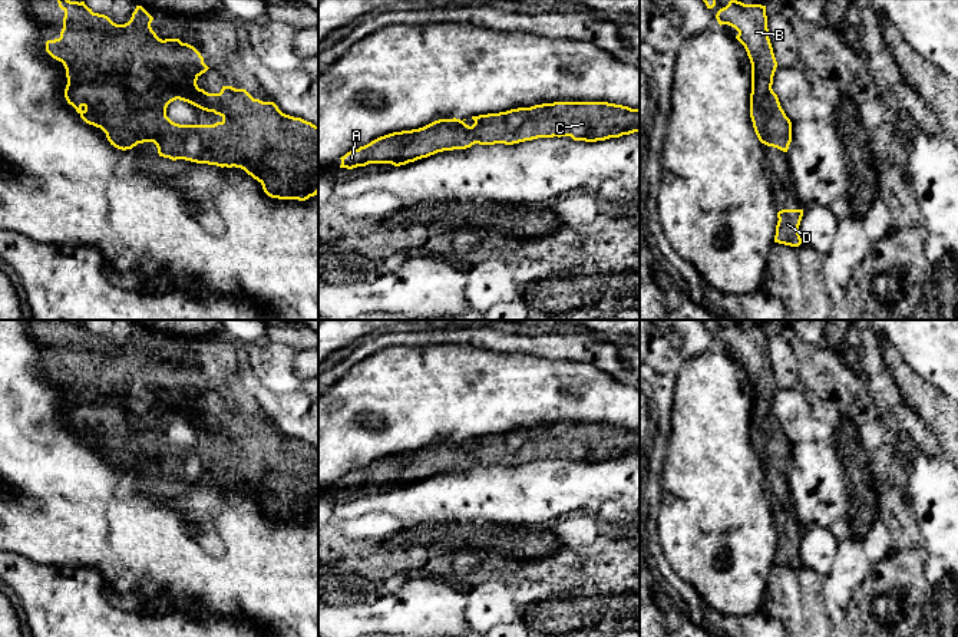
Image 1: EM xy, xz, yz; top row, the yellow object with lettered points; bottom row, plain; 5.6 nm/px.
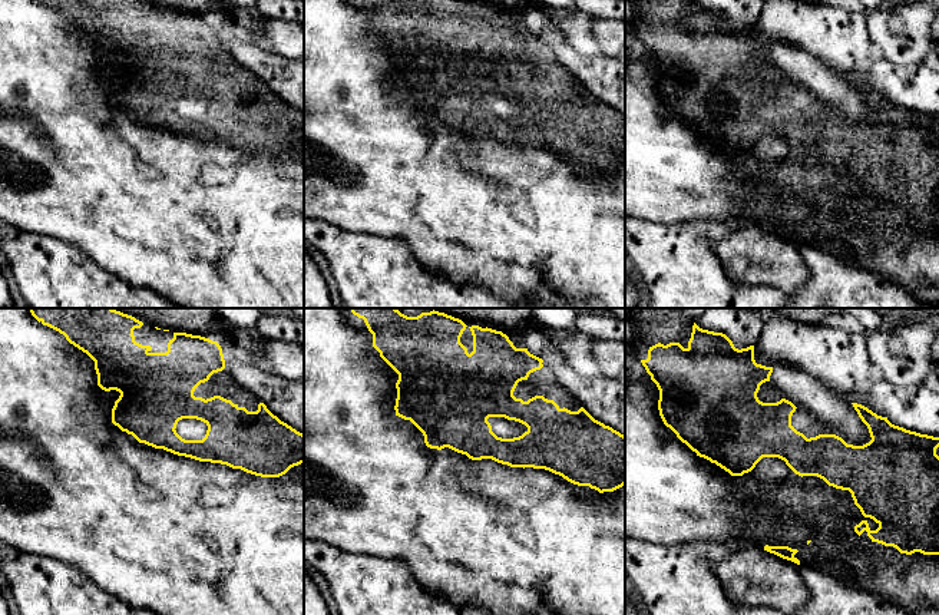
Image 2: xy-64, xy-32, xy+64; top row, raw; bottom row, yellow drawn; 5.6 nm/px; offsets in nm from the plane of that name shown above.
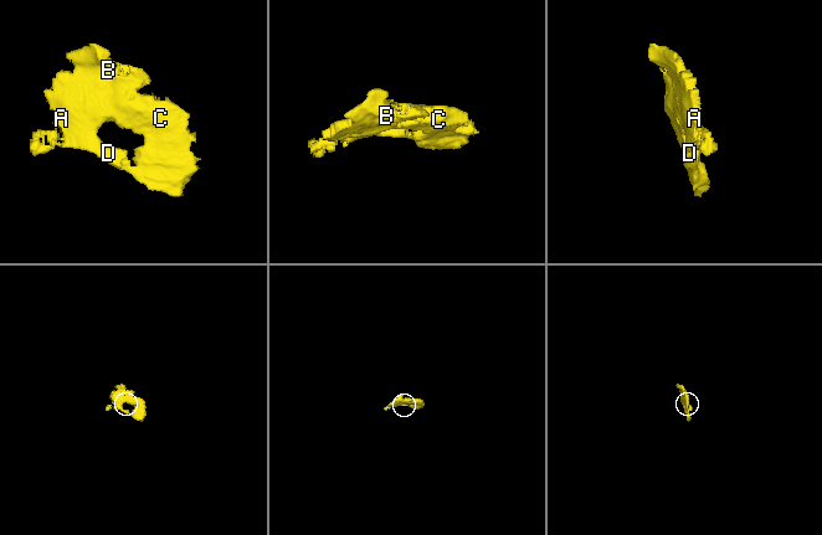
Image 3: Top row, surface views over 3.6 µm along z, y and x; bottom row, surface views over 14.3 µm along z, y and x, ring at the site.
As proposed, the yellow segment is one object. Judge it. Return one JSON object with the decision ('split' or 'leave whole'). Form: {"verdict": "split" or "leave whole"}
{"verdict": "leave whole"}

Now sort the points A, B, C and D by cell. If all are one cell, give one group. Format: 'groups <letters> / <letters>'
groups A B C D

